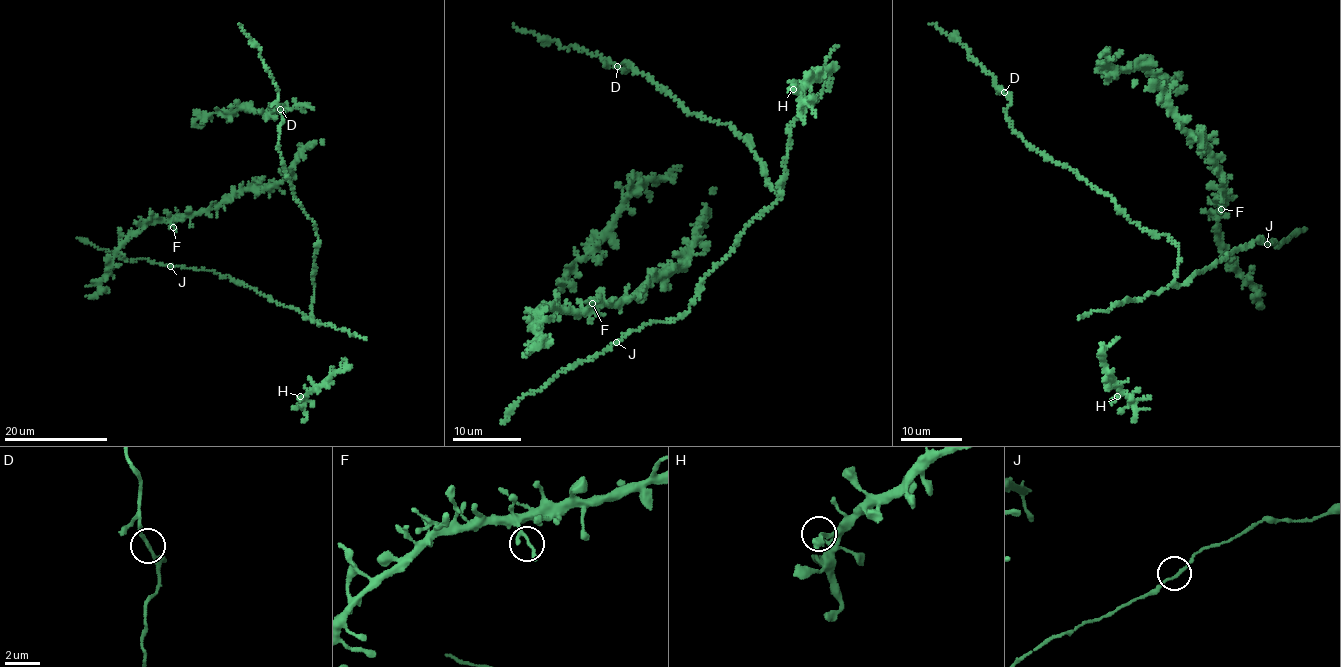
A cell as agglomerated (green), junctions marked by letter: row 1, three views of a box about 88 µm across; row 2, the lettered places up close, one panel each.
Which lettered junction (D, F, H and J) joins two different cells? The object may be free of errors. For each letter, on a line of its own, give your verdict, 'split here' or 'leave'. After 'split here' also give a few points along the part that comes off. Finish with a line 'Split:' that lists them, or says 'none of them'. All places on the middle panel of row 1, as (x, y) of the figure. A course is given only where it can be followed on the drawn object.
D: leave
F: leave
H: leave
J: leave
Split: none of them

